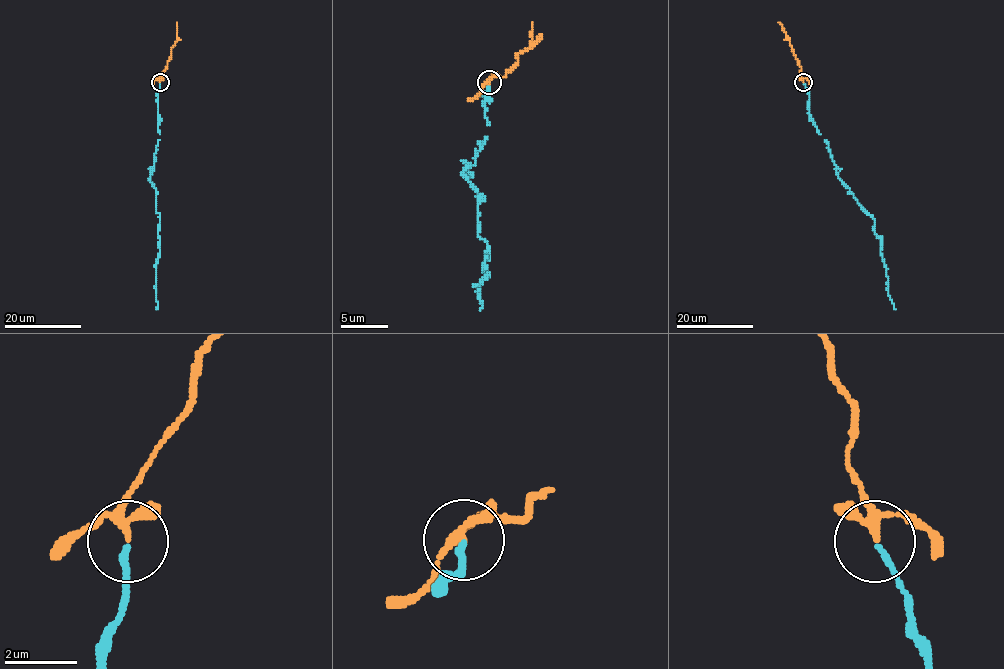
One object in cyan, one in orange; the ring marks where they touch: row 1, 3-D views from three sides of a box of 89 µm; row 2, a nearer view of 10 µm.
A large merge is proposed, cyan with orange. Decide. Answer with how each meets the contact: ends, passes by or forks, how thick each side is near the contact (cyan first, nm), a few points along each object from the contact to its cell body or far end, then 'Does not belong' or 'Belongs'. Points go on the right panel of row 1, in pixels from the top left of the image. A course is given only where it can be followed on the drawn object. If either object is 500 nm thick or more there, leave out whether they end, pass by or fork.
At the ring cyan ends. At the ring orange forks. Thickness 160 nm (cyan) against 170 nm. Course of cyan: (803, 82), (808, 94), (809, 115), (828, 144), (839, 179), (874, 220), (886, 268), (887, 291), (895, 309). Course of orange: (803, 81), (801, 68), (779, 22). Belongs

